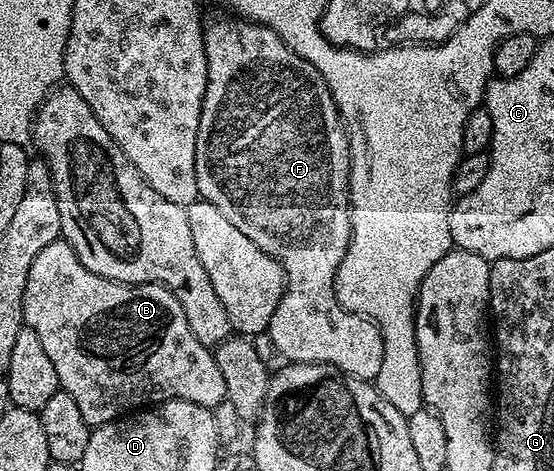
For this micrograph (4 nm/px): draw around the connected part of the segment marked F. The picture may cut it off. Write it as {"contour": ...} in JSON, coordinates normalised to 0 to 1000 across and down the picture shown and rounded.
{"contour":[[[430,34],[408,36],[392,40],[383,55],[379,49],[366,76],[374,113],[374,193],[363,229],[363,263],[356,272],[352,355],[359,420],[399,442],[399,452],[413,465],[413,476],[422,476],[440,501],[449,501],[449,510],[457,510],[457,518],[464,518],[464,527],[471,527],[471,535],[478,535],[507,561],[514,584],[511,626],[493,662],[486,694],[486,711],[489,709],[489,726],[496,732],[498,747],[513,752],[518,769],[590,769],[630,798],[675,813],[677,800],[688,790],[688,764],[695,756],[695,730],[684,692],[668,675],[655,675],[648,667],[621,658],[605,626],[605,580],[608,569],[616,569],[616,552],[623,552],[634,507],[630,365],[637,329],[634,295],[625,268],[619,265],[619,251],[594,195],[594,178],[587,178],[587,161],[579,161],[579,153],[572,153],[572,144],[558,136],[558,127],[536,119],[529,102],[514,96],[507,76],[500,76],[500,68],[471,53],[469,47],[448,47],[446,40]]]}

